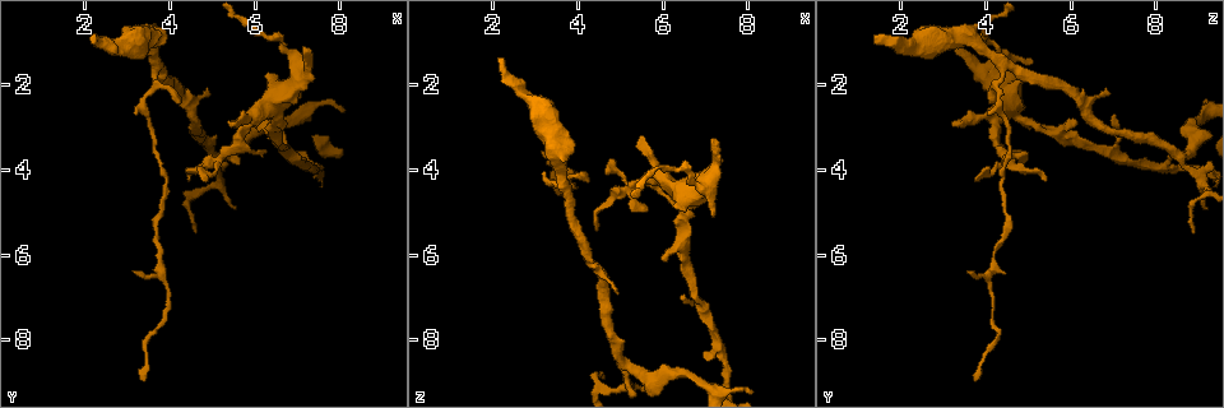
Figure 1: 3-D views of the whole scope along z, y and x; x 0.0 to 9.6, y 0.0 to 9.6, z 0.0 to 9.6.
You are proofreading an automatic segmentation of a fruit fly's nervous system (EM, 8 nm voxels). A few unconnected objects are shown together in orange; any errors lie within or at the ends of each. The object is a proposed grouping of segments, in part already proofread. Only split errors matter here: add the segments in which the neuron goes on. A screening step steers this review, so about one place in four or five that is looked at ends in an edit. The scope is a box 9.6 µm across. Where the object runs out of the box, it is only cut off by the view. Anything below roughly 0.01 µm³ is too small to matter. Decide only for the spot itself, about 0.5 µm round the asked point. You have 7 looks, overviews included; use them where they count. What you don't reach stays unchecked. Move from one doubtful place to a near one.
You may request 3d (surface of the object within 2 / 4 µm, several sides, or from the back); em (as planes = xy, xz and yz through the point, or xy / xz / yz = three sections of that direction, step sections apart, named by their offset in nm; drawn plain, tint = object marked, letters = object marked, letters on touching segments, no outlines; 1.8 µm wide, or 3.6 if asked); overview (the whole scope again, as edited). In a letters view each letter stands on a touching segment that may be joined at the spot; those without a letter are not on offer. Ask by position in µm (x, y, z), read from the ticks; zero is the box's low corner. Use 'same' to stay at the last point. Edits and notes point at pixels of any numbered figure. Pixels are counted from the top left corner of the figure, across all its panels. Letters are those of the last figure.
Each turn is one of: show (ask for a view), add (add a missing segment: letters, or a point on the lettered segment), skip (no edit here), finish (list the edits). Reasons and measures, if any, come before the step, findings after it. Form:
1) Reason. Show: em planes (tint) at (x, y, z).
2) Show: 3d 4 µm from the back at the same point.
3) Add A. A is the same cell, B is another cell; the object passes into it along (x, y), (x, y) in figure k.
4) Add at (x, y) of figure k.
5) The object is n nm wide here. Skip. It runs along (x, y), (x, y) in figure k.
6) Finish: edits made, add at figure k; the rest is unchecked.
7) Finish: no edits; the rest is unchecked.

An open end. Show: 3d 4 µm at (6.95, 3.55, 8.45).

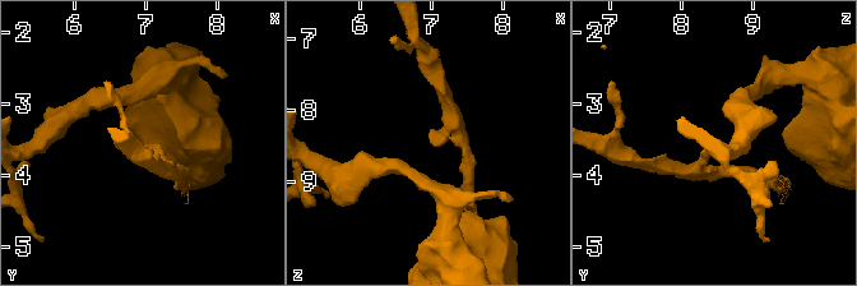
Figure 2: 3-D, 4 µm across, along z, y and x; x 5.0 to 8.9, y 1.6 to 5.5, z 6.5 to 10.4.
Show: em planes (letters) at (7.00, 3.60, 8.40).

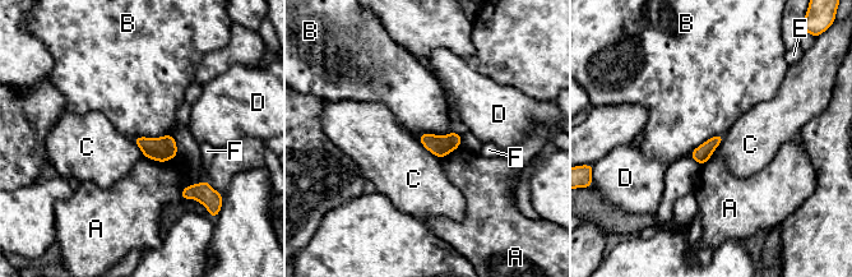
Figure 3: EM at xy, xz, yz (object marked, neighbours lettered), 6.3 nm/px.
The object is 110 nm wide here. Skip. A, B, C, D, E and F are other cells; a border runs along (171, 133), (134, 139) in figure 3; no lettered segment goes on from it.

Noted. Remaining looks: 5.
Branch stops here. Show: 3d 4 µm from the back at (6.50, 2.70, 7.00).

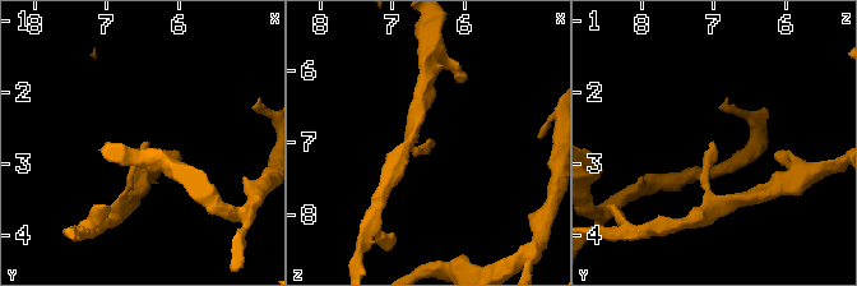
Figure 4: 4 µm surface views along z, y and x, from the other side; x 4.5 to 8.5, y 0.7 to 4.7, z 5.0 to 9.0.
Show: em planes (letters) at (6.45, 2.75, 7.00).

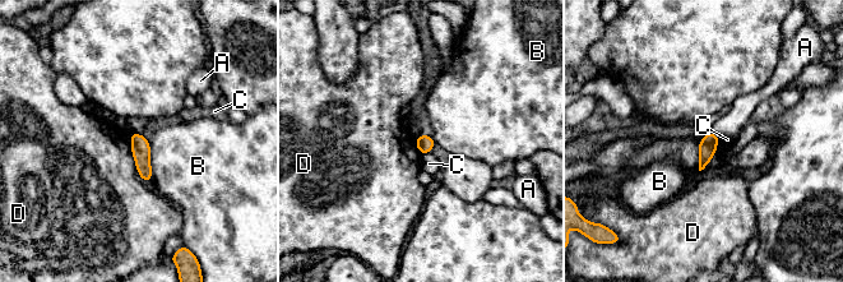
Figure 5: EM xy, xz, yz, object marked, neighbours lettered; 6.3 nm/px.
Skip. A, B, C and D are other cells; a border runs along (129, 140), (135, 170), (148, 183) in figure 5; none of them fits.

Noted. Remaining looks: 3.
Branch stops here. Show: 3d 4 µm at (3.45, 8.95, 3.80).

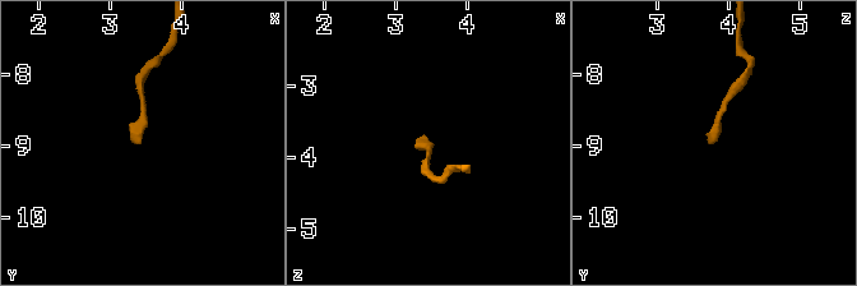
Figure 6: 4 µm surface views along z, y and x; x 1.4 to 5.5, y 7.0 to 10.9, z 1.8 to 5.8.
Shape alone is not enough. Show: em planes (letters) at (3.45, 9.00, 3.75).

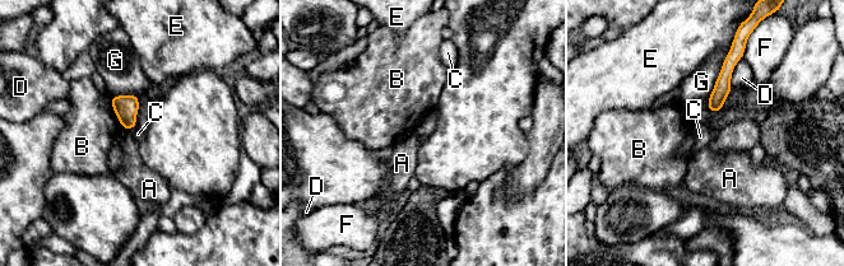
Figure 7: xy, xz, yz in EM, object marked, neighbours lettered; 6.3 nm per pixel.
Skip. A, B, C, D, E, F and G are other cells; a border runs along (135, 125), (130, 130) in figure 7; no lettered segment goes on from it.

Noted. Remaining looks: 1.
Finish: no edits; the rest is unchecked.

